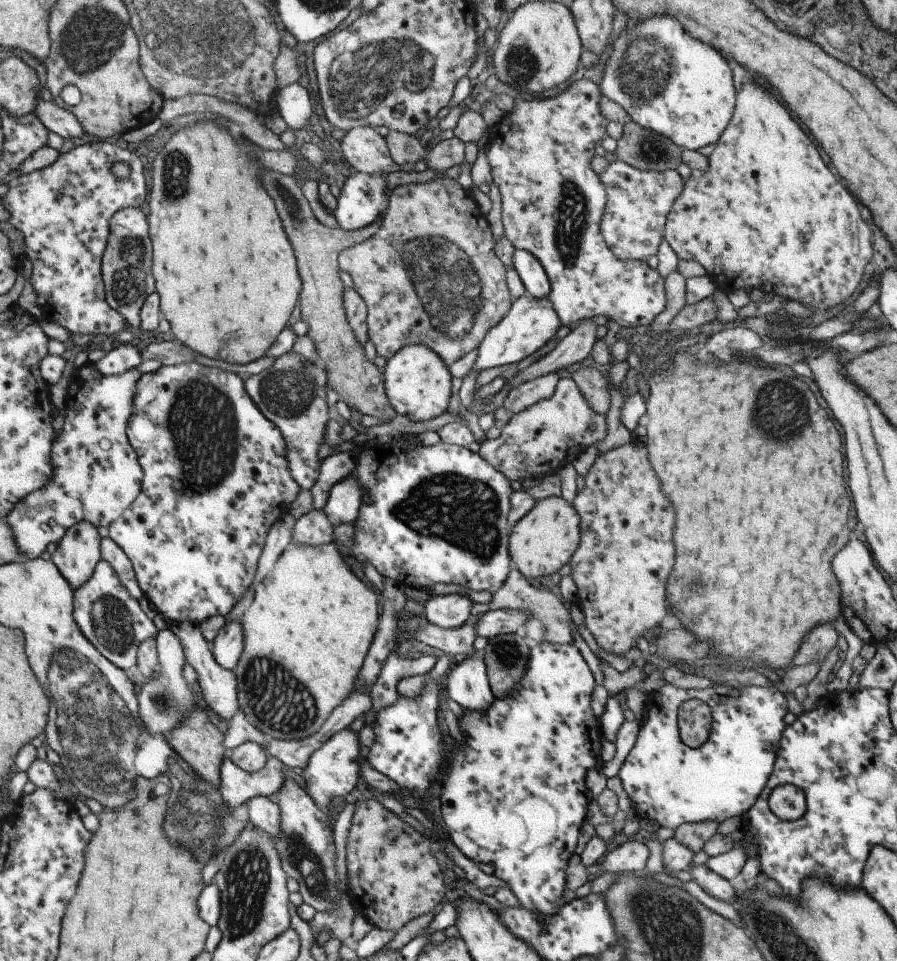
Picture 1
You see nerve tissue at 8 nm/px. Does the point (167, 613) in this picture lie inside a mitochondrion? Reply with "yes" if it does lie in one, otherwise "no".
no

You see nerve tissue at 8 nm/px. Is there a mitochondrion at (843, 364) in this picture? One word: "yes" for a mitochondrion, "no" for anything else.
no

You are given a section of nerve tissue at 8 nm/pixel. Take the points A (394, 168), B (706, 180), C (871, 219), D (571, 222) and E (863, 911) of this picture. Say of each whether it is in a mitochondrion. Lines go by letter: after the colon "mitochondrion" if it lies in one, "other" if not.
A: other
B: other
C: other
D: mitochondrion
E: other

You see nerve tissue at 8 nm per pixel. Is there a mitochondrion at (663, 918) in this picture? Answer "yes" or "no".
yes

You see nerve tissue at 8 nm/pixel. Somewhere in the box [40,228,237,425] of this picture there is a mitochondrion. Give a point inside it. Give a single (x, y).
(128, 282)

